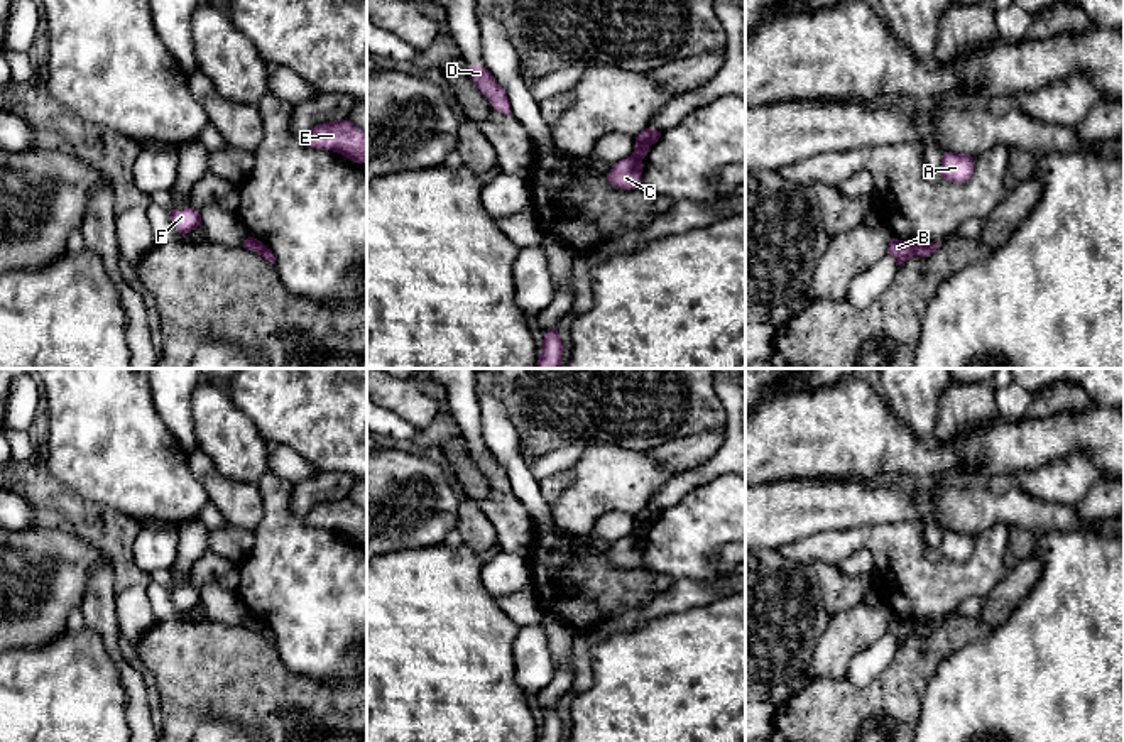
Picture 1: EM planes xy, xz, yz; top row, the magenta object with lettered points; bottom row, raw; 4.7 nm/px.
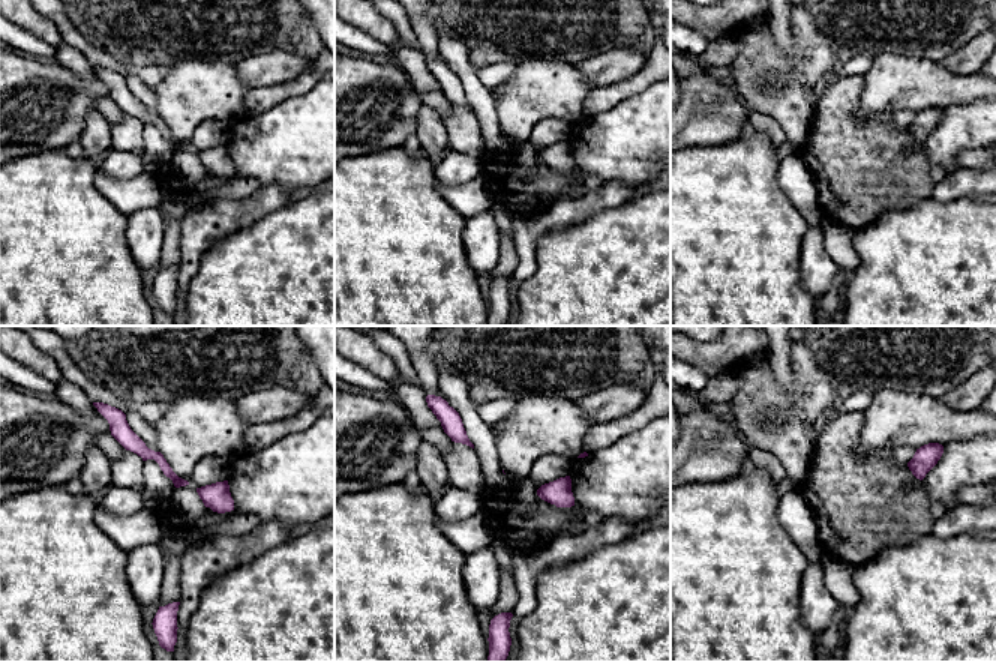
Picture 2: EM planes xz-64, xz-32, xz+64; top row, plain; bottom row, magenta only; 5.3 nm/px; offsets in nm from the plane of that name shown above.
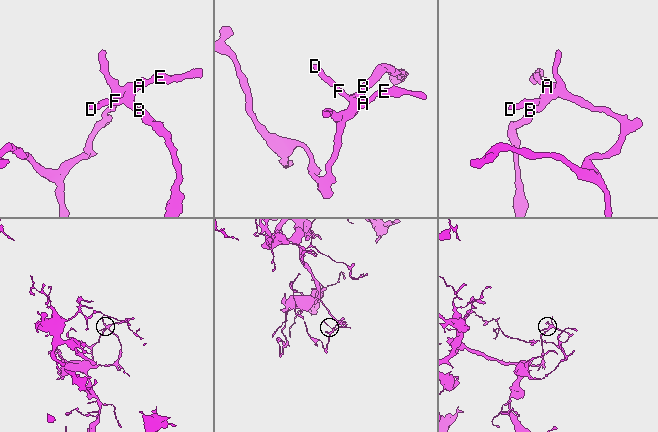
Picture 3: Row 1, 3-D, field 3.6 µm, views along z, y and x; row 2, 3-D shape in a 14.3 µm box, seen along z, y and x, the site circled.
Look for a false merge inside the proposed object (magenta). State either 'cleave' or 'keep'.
cleave

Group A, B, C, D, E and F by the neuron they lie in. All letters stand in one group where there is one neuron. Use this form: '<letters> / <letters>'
A C D E F / B

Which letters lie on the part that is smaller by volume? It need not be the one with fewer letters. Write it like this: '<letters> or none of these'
A, C, D, E, F

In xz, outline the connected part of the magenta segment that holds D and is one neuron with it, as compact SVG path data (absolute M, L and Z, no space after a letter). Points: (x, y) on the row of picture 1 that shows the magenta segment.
M470 66L468 74L473 79L475 86L492 103L494 110L512 115L505 90L494 79L488 69L482 66Z

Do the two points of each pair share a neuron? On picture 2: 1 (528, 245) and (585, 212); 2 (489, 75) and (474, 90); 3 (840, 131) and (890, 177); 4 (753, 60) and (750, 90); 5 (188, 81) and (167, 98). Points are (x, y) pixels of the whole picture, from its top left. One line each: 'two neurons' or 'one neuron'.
1: one neuron
2: two neurons
3: one neuron
4: one neuron
5: one neuron

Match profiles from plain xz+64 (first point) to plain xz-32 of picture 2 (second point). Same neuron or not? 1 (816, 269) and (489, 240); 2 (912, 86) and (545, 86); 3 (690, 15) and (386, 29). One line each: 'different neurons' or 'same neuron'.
1: same neuron
2: same neuron
3: same neuron

